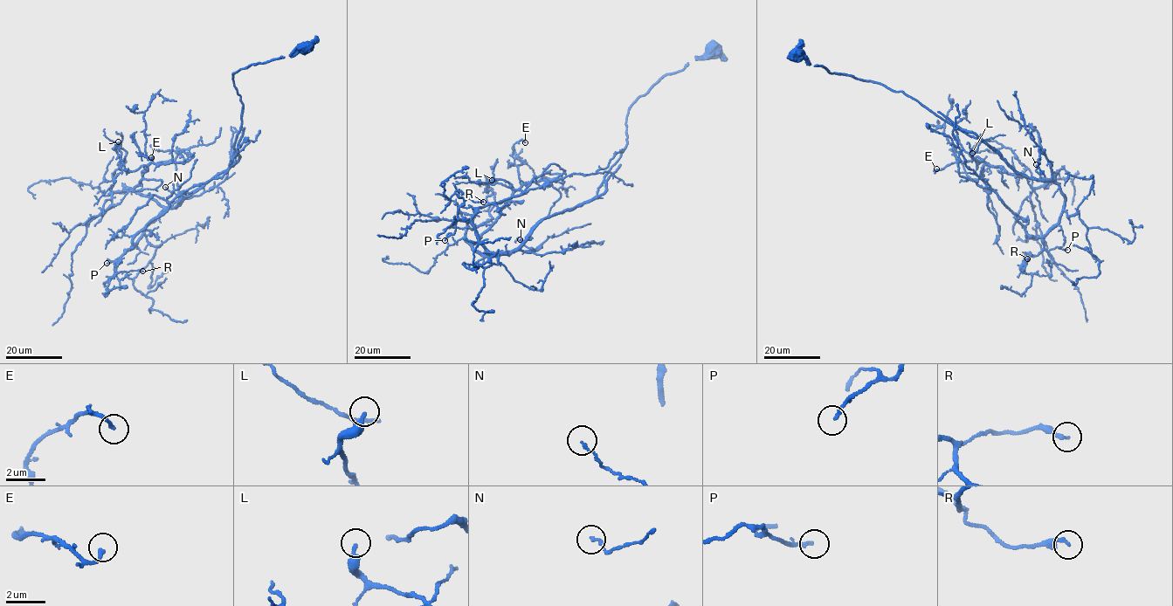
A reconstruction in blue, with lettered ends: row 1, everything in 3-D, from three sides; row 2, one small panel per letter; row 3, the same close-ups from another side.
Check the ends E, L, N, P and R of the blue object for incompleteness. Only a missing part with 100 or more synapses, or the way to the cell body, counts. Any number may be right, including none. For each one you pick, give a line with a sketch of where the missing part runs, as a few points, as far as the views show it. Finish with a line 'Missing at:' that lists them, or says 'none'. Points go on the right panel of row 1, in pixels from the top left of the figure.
Missing at: none

